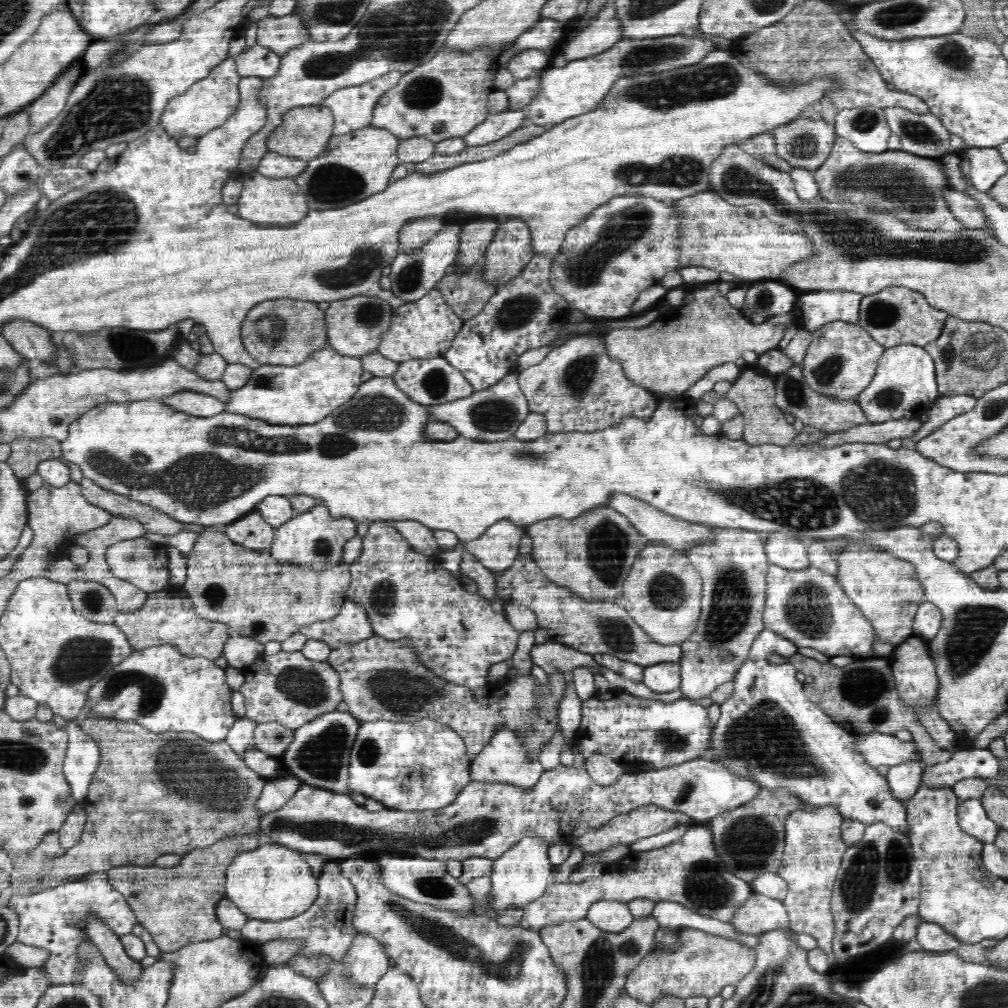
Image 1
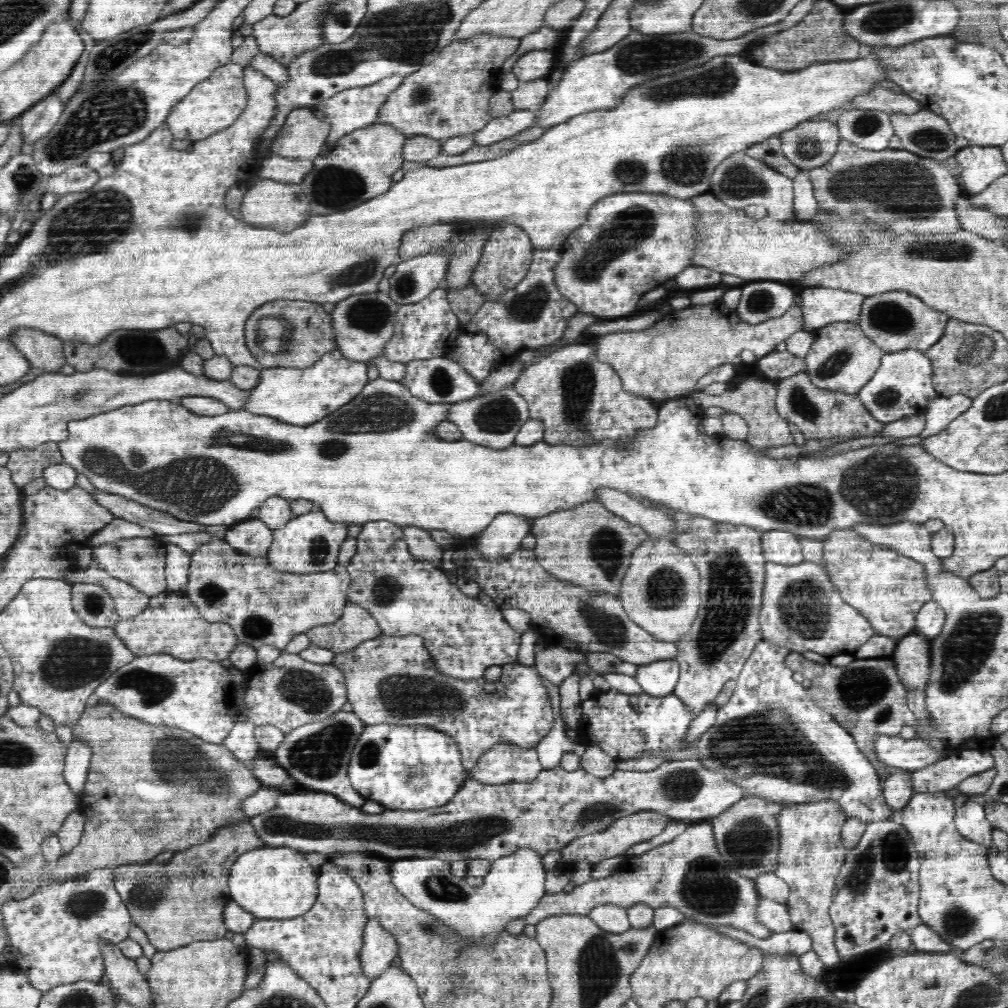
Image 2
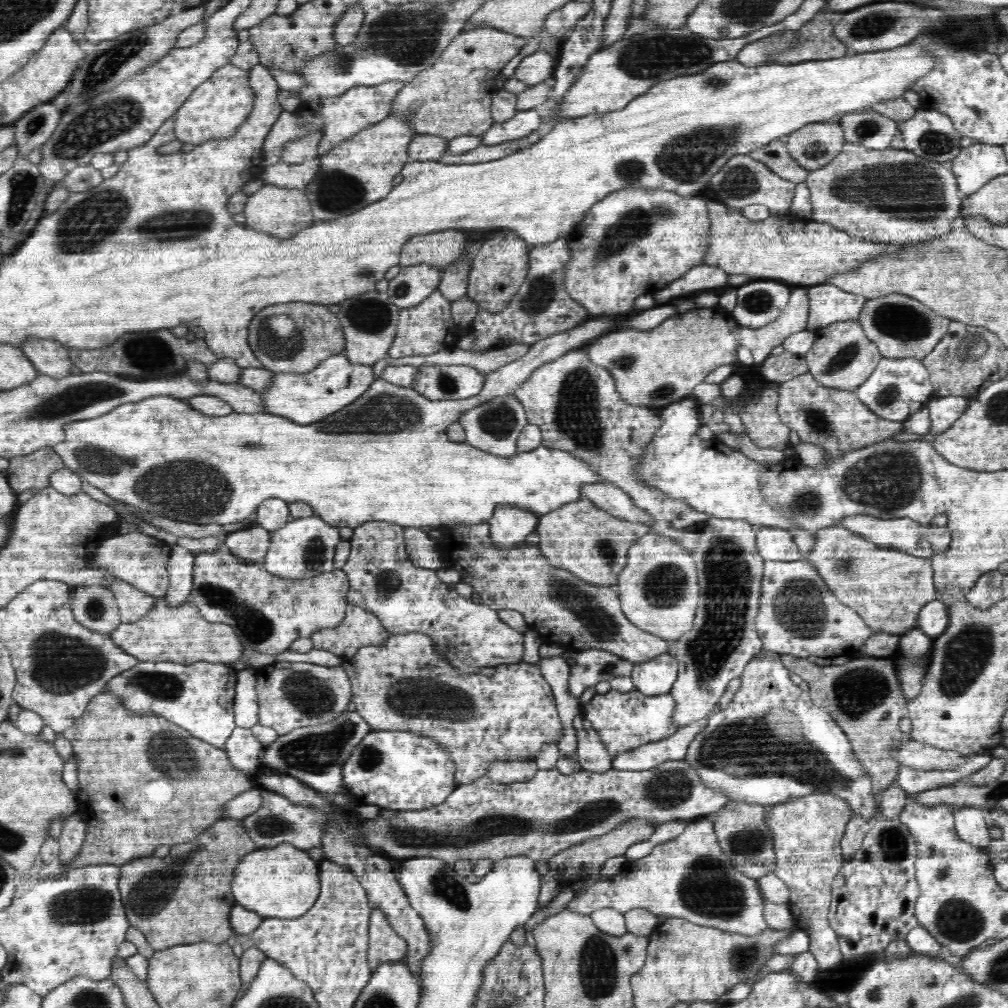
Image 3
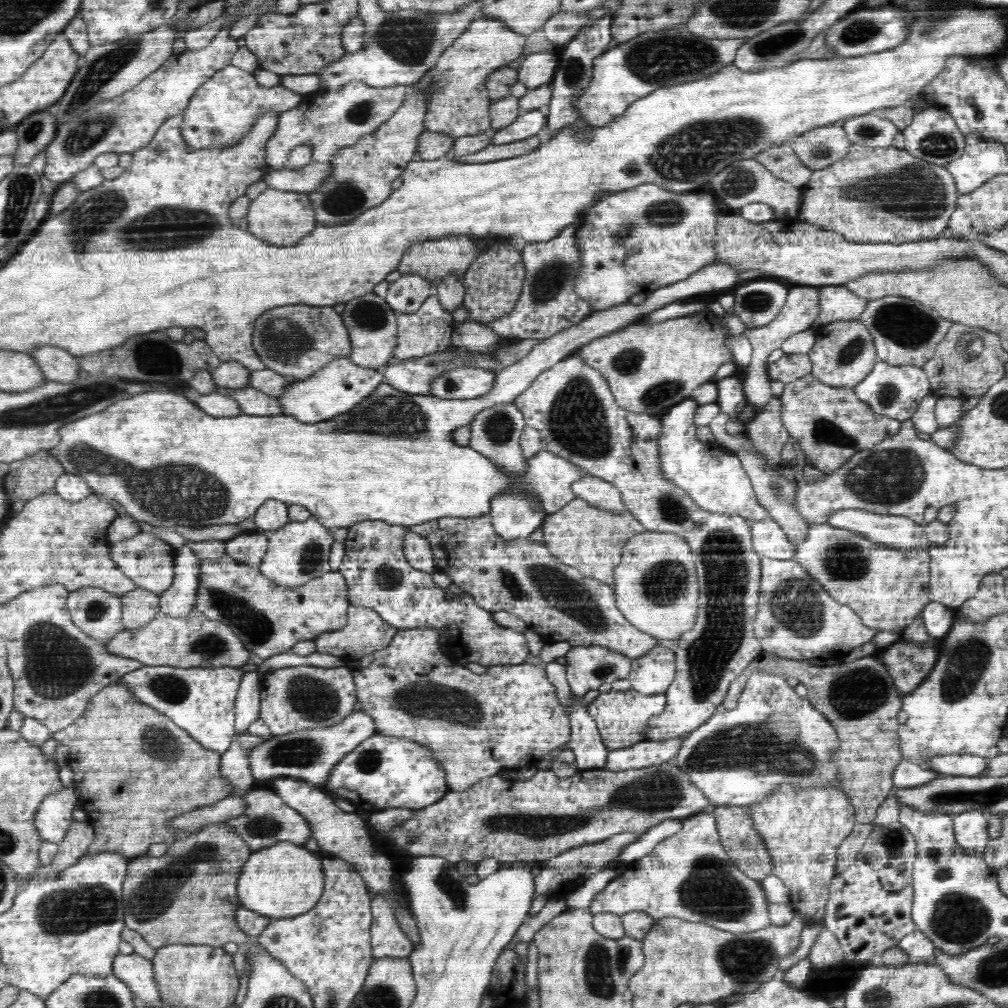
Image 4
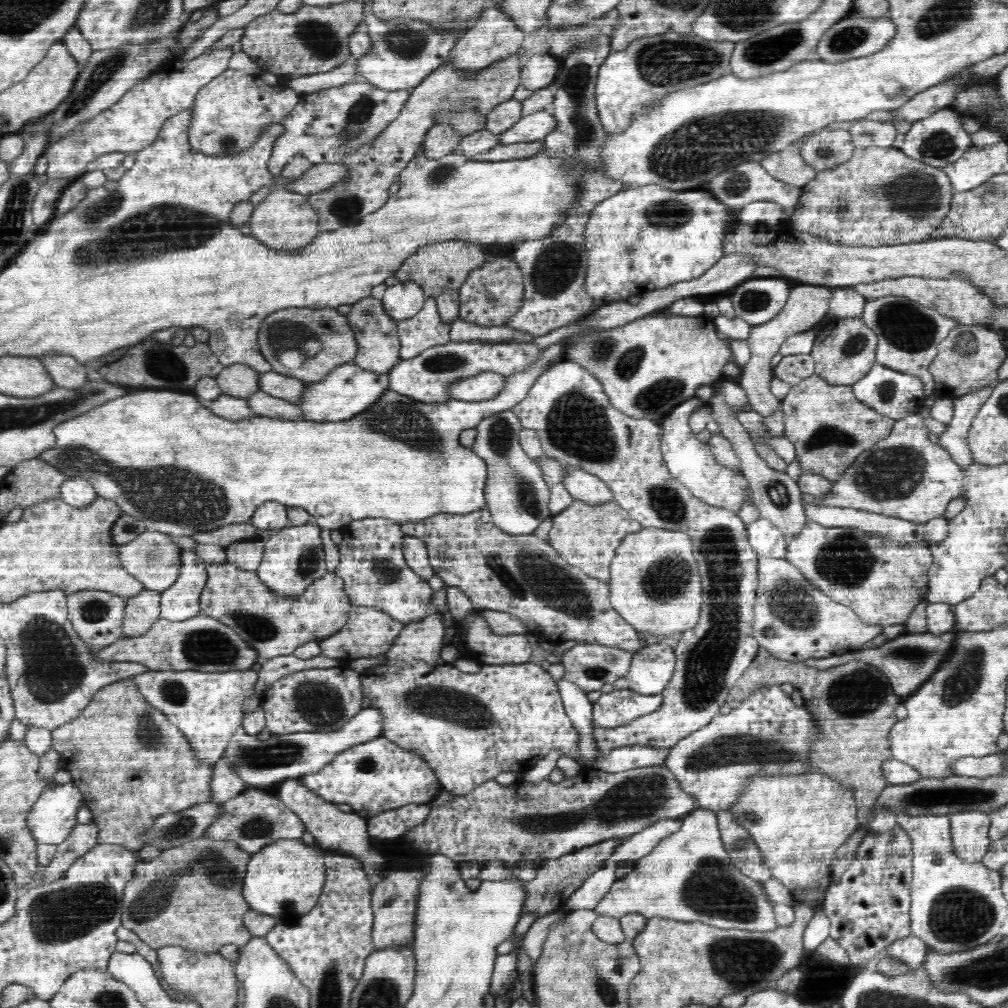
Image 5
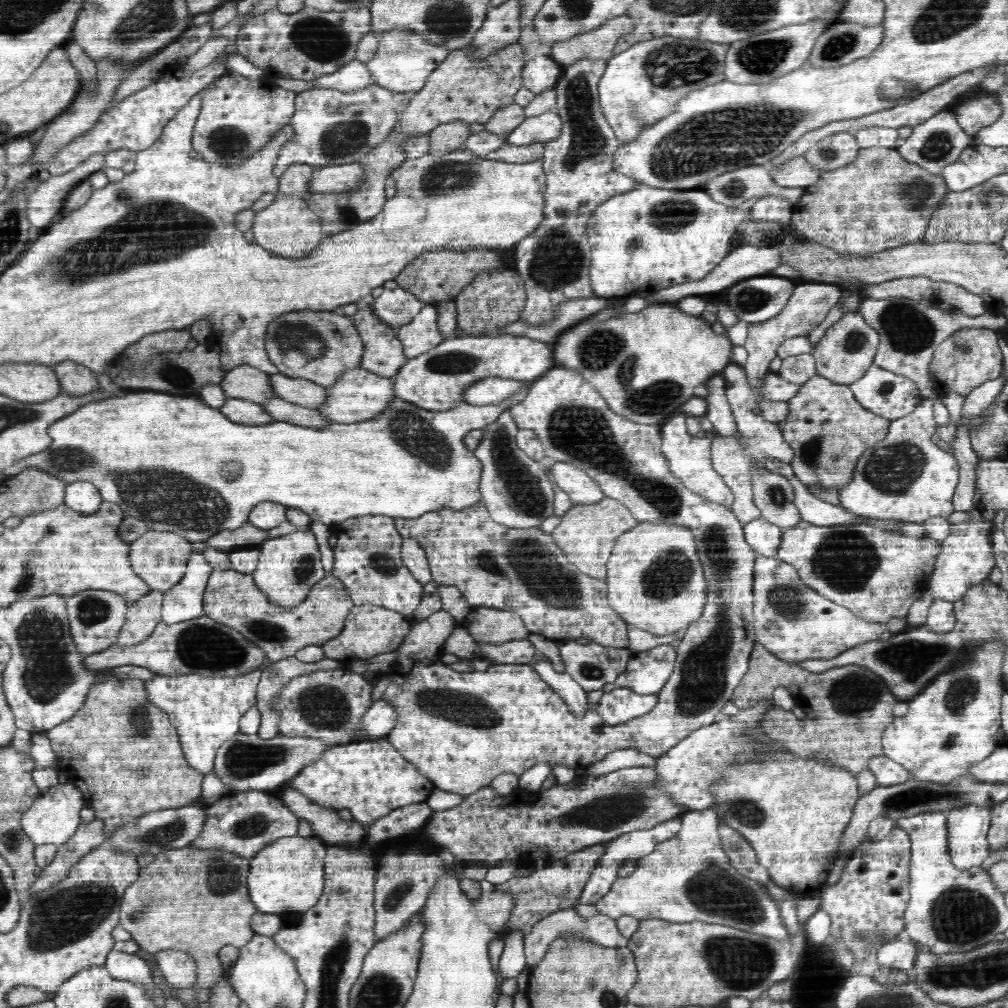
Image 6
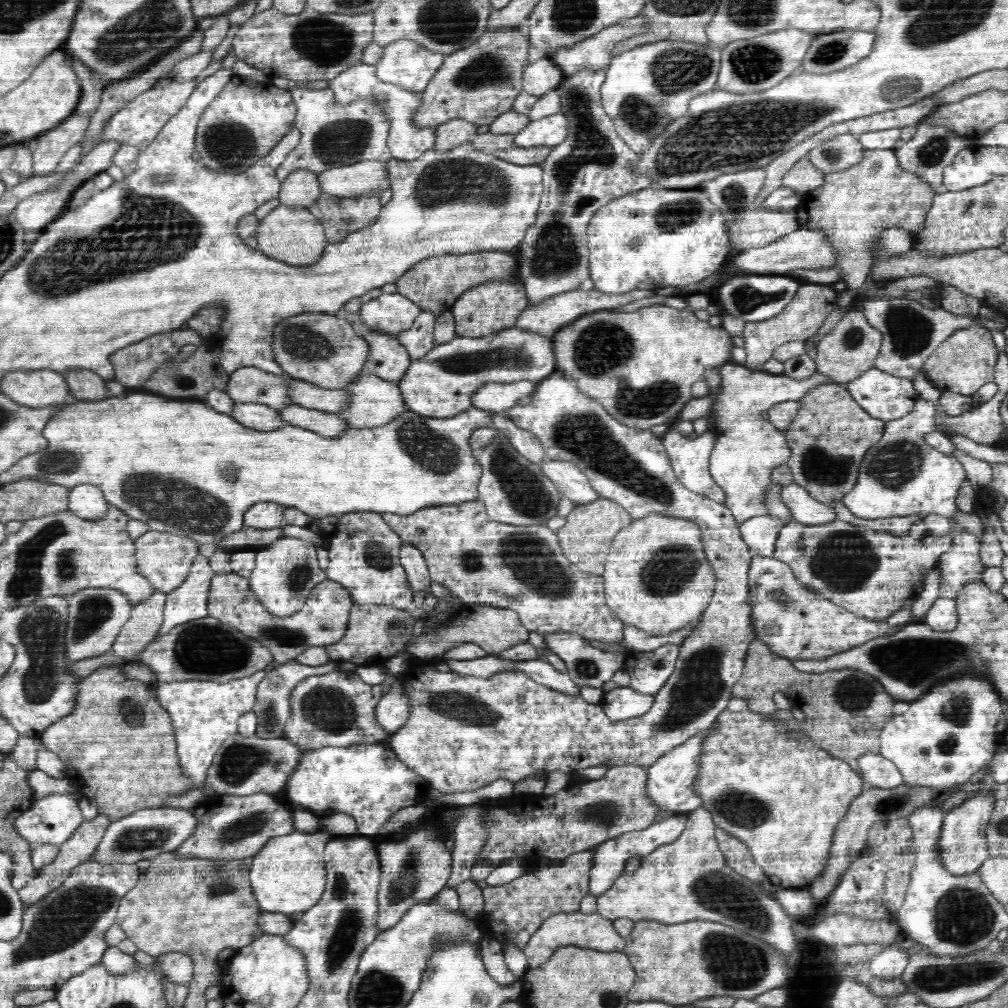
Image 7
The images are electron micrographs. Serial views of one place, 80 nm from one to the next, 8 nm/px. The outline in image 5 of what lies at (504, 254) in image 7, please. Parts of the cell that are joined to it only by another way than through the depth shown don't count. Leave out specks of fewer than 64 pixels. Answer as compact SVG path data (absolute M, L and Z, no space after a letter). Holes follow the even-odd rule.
M453 239L450 242L436 242L422 246L418 252L413 252L404 260L404 264L397 270L400 282L415 281L420 283L426 298L438 298L446 290L459 290L466 282L468 274L480 268L488 259L482 246L472 242L463 242L462 239Z

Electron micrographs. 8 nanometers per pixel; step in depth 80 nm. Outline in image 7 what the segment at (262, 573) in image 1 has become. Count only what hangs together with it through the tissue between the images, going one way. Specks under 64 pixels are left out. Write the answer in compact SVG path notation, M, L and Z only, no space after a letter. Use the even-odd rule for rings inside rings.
M234 571L230 574L214 574L208 592L208 615L260 642L272 653L273 660L281 664L295 660L310 646L324 647L340 640L348 629L352 605L348 590L328 578L314 587L304 606L292 615L271 614L250 589L250 578L244 578Z

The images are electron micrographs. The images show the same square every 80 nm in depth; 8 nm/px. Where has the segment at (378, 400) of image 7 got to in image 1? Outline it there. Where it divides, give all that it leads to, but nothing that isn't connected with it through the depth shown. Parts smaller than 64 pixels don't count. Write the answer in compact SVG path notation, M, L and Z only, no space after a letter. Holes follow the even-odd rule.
M330 345L320 347L297 366L257 367L244 387L230 392L225 400L225 410L273 425L295 426L320 422L357 394L364 372L360 358L339 354Z

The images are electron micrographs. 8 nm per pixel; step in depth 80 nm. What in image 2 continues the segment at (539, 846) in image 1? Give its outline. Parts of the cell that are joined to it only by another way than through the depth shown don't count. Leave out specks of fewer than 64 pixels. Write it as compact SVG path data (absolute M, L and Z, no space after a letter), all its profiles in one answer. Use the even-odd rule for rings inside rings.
M522 847L512 854L492 861L490 871L483 877L479 887L472 887L466 879L454 876L451 864L438 858L408 858L394 860L389 870L392 885L412 905L435 915L440 922L446 922L463 938L478 942L479 946L488 946L493 942L506 924L516 918L526 918L546 895L546 872L542 864L542 855L530 847Z

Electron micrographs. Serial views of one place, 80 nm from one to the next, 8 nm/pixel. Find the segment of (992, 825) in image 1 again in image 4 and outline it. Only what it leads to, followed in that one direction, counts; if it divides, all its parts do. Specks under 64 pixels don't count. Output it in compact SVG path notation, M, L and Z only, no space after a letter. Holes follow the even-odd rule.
M968 810L952 816L956 843L969 854L983 857L991 840L986 815L980 810Z

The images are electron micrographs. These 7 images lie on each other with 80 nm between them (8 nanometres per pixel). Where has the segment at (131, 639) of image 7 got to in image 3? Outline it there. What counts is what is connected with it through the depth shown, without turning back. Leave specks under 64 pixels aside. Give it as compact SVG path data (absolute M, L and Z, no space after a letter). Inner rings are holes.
M112 580L108 589L114 593L122 623L136 622L153 608L157 597L137 589L129 582Z

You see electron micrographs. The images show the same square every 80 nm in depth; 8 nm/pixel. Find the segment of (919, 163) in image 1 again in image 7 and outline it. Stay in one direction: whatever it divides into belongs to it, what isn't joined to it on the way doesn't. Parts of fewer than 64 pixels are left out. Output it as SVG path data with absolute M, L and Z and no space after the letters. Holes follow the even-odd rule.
M891 149L865 150L856 166L825 174L820 187L808 190L802 196L796 208L799 228L821 231L845 273L846 290L838 296L835 307L846 312L854 297L861 293L866 273L880 250L882 234L894 228L900 228L907 236L920 234L927 212L938 194L934 186L916 171L902 169L899 156Z

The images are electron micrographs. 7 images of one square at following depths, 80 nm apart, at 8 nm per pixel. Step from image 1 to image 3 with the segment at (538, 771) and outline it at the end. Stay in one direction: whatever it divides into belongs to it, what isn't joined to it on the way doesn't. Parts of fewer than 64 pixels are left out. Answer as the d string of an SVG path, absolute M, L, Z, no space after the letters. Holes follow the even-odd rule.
M526 758L526 760L510 760L510 762L500 762L494 760L488 766L486 777L500 784L511 782L526 782L538 772L536 758Z

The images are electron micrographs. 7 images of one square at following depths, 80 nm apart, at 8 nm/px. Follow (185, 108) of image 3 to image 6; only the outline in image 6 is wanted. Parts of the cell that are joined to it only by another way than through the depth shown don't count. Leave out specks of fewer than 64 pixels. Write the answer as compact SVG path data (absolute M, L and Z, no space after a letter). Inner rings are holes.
M234 71L226 72L216 86L204 92L201 99L200 114L192 136L193 150L206 162L238 163L248 160L282 126L289 124L295 111L296 95L269 79L250 79Z

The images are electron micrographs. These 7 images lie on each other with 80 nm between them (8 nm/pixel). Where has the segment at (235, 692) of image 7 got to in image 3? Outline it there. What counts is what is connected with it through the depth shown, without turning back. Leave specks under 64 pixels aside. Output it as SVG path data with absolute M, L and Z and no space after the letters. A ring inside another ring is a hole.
M141 659L130 670L109 679L101 692L116 696L128 712L163 718L186 729L201 741L224 748L235 728L236 683L237 671L227 664Z

